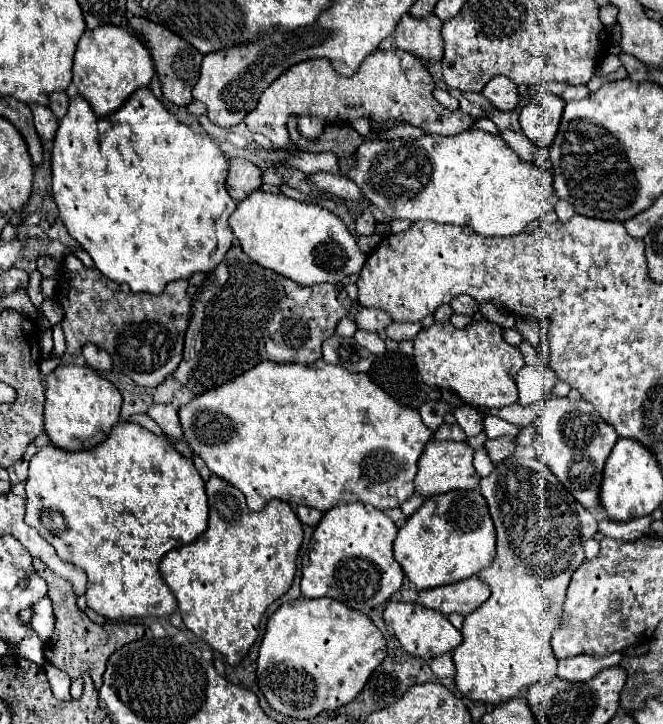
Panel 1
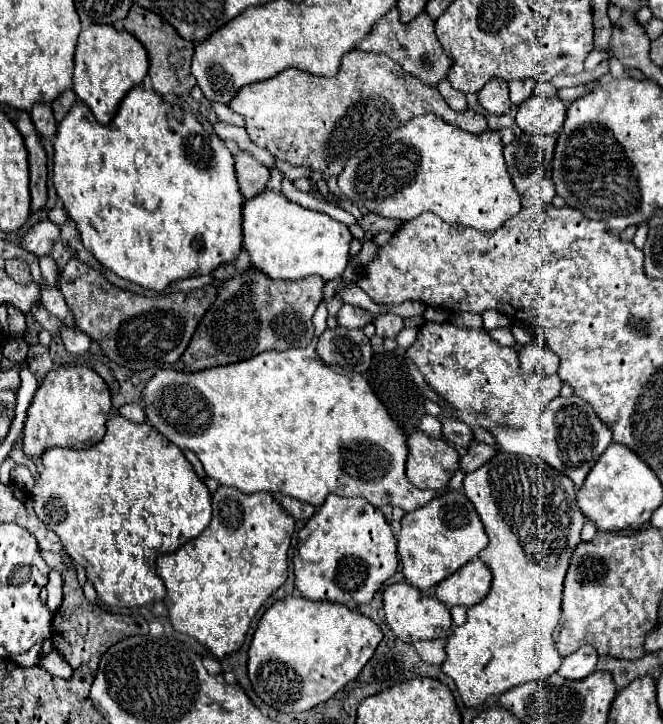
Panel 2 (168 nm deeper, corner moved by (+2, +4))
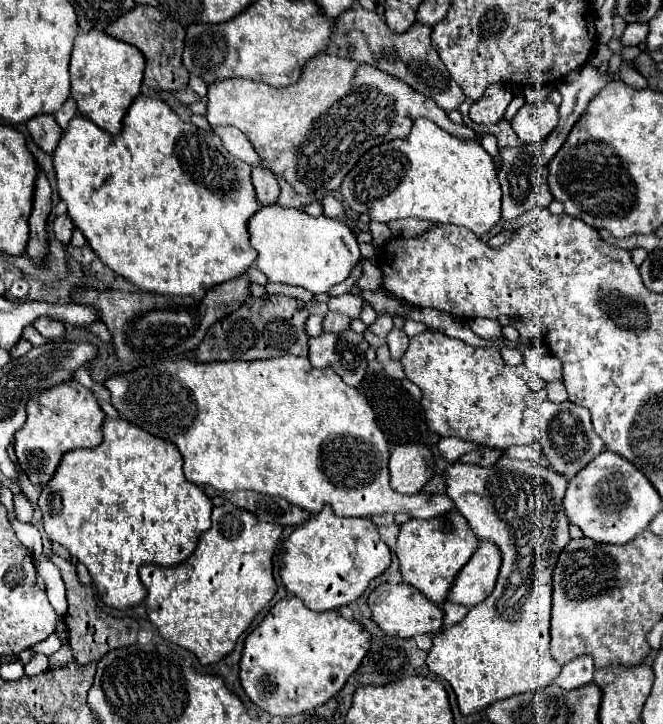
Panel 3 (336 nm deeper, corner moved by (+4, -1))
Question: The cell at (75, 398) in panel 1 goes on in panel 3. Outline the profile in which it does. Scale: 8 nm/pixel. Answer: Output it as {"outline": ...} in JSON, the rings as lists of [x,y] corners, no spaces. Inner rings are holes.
{"outline":[[[66,382],[58,388],[34,396],[26,412],[28,420],[24,428],[14,436],[14,444],[22,472],[36,486],[44,486],[48,480],[52,480],[62,456],[68,450],[96,448],[102,442],[104,412],[100,410],[92,390],[84,388],[80,382]]]}

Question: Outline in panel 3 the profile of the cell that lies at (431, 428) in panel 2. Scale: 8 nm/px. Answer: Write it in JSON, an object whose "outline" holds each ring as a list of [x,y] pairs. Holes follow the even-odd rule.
{"outline":[[[440,438],[440,442],[438,442],[438,450],[448,462],[458,462],[460,456],[464,456],[466,452],[474,452],[480,446],[482,444],[466,442],[466,440],[458,440],[458,438]]]}

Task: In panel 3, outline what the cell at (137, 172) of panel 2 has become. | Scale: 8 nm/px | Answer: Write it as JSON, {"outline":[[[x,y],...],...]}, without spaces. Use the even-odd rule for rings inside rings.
{"outline":[[[142,94],[128,108],[128,114],[124,118],[120,134],[112,136],[112,134],[104,132],[102,128],[98,128],[92,120],[78,114],[70,120],[70,126],[64,130],[64,136],[60,138],[60,144],[54,150],[54,172],[56,172],[58,194],[68,204],[70,218],[74,220],[76,228],[82,230],[82,234],[86,236],[90,248],[100,256],[100,260],[110,270],[124,276],[132,284],[136,284],[140,290],[158,292],[158,294],[164,294],[164,296],[192,296],[192,298],[198,298],[198,300],[202,300],[202,296],[206,296],[206,292],[210,288],[214,288],[218,284],[224,284],[232,278],[242,276],[254,264],[254,260],[258,256],[256,250],[250,246],[250,236],[248,236],[248,220],[260,208],[260,204],[256,200],[252,180],[250,180],[250,170],[252,170],[252,166],[238,160],[238,158],[234,158],[222,146],[220,136],[216,136],[212,130],[202,130],[202,128],[196,128],[188,122],[182,122],[166,102],[162,102],[158,98],[148,98],[148,96],[142,96]]]}

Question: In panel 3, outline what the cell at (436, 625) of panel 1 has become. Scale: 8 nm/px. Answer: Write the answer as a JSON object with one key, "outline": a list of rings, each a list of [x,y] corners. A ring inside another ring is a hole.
{"outline":[[[400,582],[400,584],[380,584],[376,586],[370,596],[368,604],[372,610],[372,620],[390,636],[398,638],[410,638],[416,634],[438,634],[442,630],[442,618],[444,612],[438,604],[430,602],[422,592],[418,592],[414,586]]]}

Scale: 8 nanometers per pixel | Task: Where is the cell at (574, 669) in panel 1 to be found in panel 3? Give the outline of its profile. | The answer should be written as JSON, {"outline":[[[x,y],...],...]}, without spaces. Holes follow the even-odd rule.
{"outline":[[[578,656],[562,666],[562,672],[556,678],[556,684],[564,690],[576,690],[590,684],[592,676],[594,676],[592,656]]]}

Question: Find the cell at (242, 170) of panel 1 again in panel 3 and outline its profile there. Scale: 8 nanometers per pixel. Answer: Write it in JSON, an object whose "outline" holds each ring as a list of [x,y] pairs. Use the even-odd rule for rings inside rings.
{"outline":[[[260,166],[252,168],[252,184],[256,188],[256,196],[262,206],[272,206],[278,202],[280,184],[270,170],[260,168]]]}

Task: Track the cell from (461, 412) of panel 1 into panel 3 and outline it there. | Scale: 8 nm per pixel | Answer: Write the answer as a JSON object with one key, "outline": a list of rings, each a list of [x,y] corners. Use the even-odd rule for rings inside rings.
{"outline":[[[534,442],[530,446],[514,446],[514,448],[508,448],[506,456],[518,458],[518,460],[540,460],[546,454],[544,454],[544,448],[540,446],[540,442]]]}

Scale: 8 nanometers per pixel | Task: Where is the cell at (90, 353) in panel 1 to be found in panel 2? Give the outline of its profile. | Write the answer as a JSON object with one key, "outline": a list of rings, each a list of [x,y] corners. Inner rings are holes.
{"outline":[[[62,327],[62,341],[64,341],[66,349],[76,355],[90,351],[90,343],[92,343],[88,335],[84,335],[82,331],[72,329],[72,327]]]}

